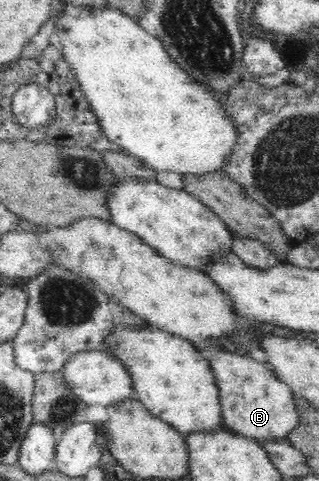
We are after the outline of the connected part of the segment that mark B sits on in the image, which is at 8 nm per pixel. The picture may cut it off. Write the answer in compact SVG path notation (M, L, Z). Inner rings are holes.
M218 350L209 359L221 393L225 428L237 435L256 440L261 446L267 440L284 440L299 426L299 411L293 389L271 375L263 364L251 357Z

